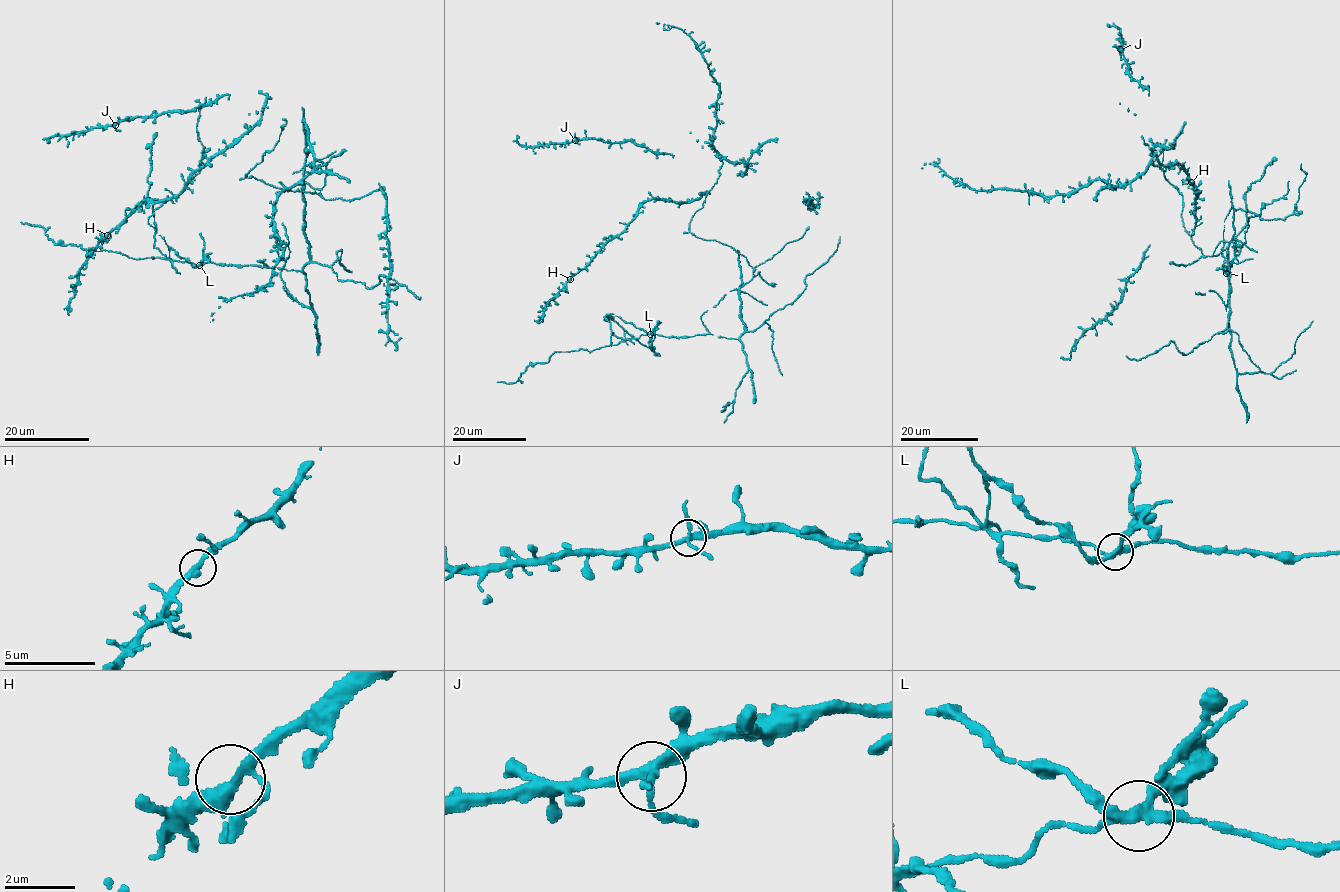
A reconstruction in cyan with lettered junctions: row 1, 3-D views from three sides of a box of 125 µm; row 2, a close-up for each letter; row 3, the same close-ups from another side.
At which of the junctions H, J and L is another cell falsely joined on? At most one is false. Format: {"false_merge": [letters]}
{"false_merge": ["L"]}

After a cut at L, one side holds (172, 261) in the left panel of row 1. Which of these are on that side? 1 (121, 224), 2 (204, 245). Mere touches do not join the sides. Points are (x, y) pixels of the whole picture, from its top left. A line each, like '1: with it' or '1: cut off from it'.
1: cut off from it
2: with it

